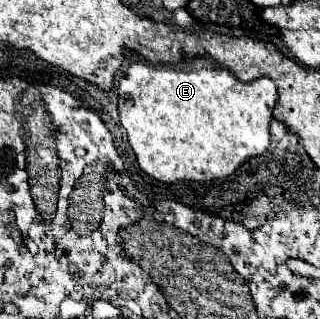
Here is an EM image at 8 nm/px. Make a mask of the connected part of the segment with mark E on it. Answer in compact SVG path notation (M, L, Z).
M136 59L130 63L130 67L124 67L120 71L120 79L118 79L118 115L120 115L120 123L122 127L126 129L128 133L128 143L136 155L136 161L140 165L140 169L156 179L156 181L162 181L162 183L178 183L178 181L196 181L196 183L206 183L206 181L214 181L214 179L226 179L230 177L244 161L252 159L252 157L258 157L262 153L268 151L268 145L270 145L270 121L272 121L272 109L276 107L278 103L278 91L276 91L276 85L262 77L262 79L256 79L254 83L242 83L242 81L236 81L234 75L230 71L226 71L224 67L204 67L204 69L198 69L198 71L184 71L184 69L178 69L178 67L166 67L166 65L158 65L154 67L152 63L146 63L144 59Z

